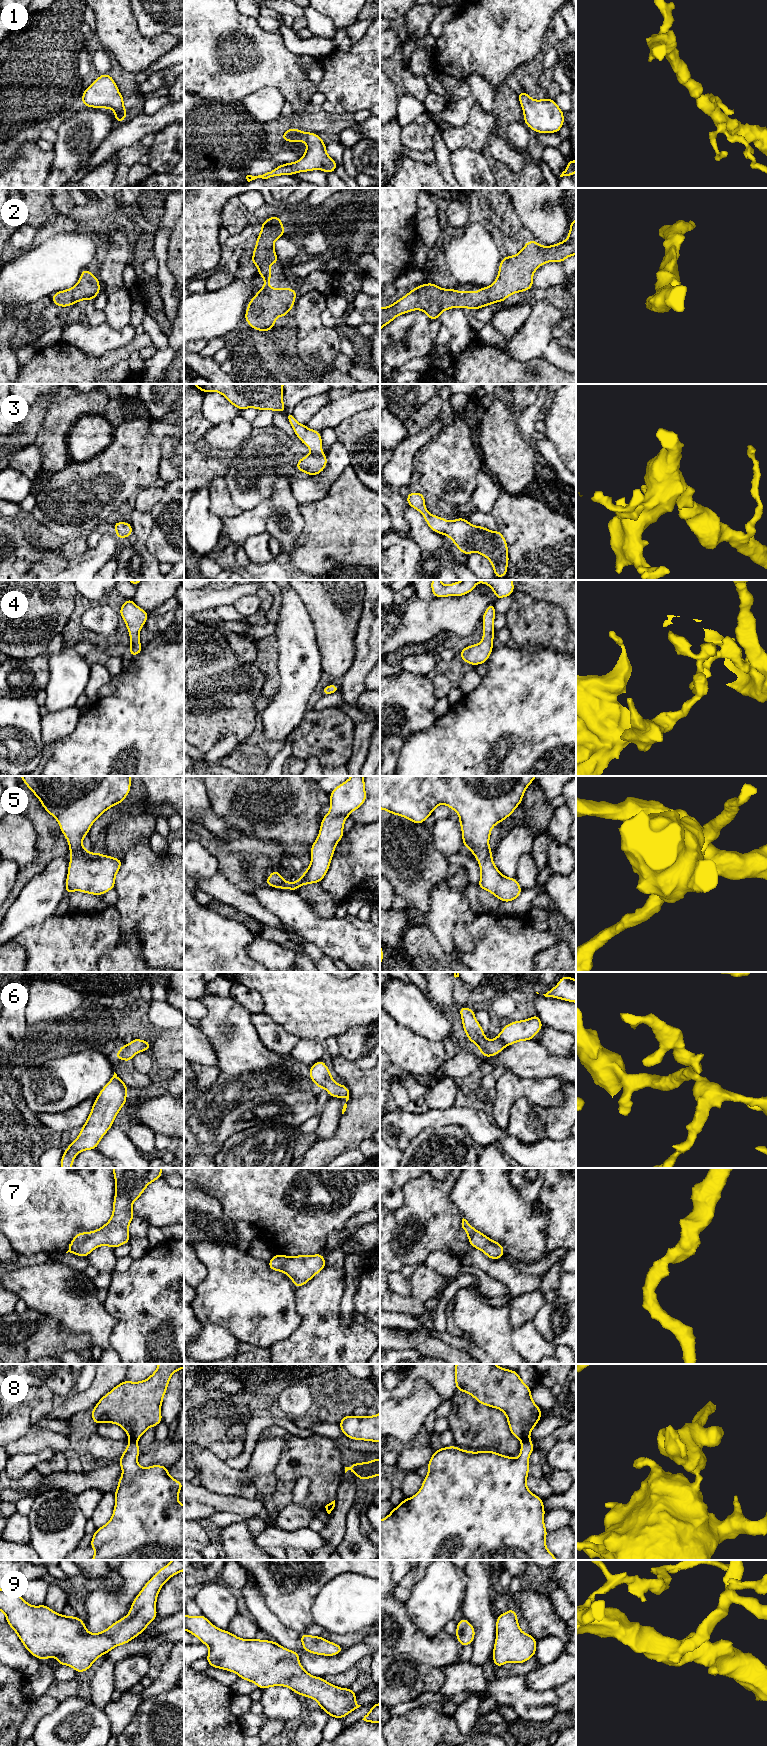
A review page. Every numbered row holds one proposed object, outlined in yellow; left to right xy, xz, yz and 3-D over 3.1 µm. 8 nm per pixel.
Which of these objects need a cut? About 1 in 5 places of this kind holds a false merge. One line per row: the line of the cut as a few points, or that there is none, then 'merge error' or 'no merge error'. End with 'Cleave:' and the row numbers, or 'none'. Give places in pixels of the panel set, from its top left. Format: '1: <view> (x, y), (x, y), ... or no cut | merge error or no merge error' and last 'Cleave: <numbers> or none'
1: no cut | no merge error
2: no cut | no merge error
3: no cut | no merge error
4: no cut | no merge error
5: no cut | no merge error
6: no cut | no merge error
7: no cut | no merge error
8: yz (528, 1438), (521, 1441) | merge error
9: no cut | no merge error
Cleave: 8

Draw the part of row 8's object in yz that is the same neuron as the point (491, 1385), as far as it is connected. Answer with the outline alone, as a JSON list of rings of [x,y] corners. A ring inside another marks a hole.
[[[456,1364],[454,1372],[457,1390],[472,1395],[482,1405],[500,1409],[507,1417],[511,1434],[521,1441],[529,1439],[542,1417],[542,1411],[532,1399],[531,1388],[523,1382],[517,1371],[496,1364]]]

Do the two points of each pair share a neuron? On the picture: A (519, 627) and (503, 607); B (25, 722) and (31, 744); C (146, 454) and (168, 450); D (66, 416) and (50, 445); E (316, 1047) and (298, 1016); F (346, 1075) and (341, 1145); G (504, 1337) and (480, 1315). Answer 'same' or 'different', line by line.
A: different
B: same
C: different
D: same
E: different
F: same
G: same

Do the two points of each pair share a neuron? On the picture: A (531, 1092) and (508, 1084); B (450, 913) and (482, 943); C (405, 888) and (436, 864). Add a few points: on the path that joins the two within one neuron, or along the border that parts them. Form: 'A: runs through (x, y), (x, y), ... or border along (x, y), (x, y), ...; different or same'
A: runs through (525, 1087), (514, 1087); same
B: runs through (460, 913), (481, 933); same
C: runs through (413, 883), (417, 879), (422, 879), (428, 872); same

